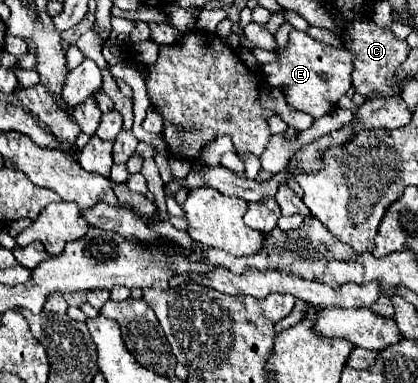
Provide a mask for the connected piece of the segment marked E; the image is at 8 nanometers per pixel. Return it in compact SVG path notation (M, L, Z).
M291 29L289 43L283 51L279 51L279 61L263 65L263 73L269 85L285 91L285 99L289 107L297 111L309 113L313 119L331 113L337 107L339 97L347 93L351 87L351 71L353 71L353 53L345 47L325 45L321 41L311 39L307 33Z

